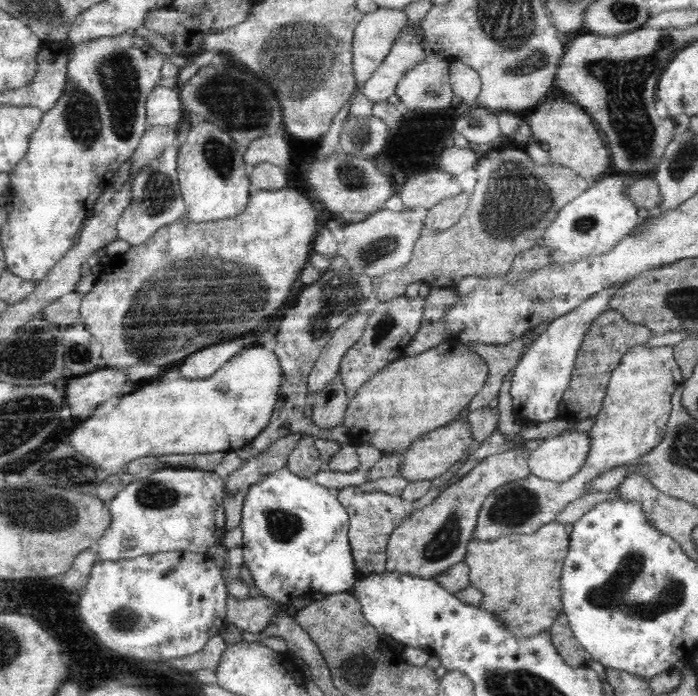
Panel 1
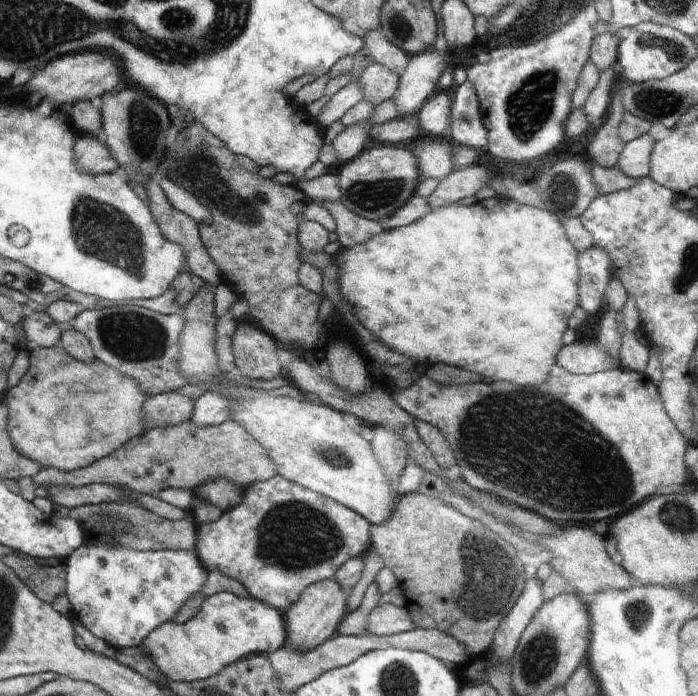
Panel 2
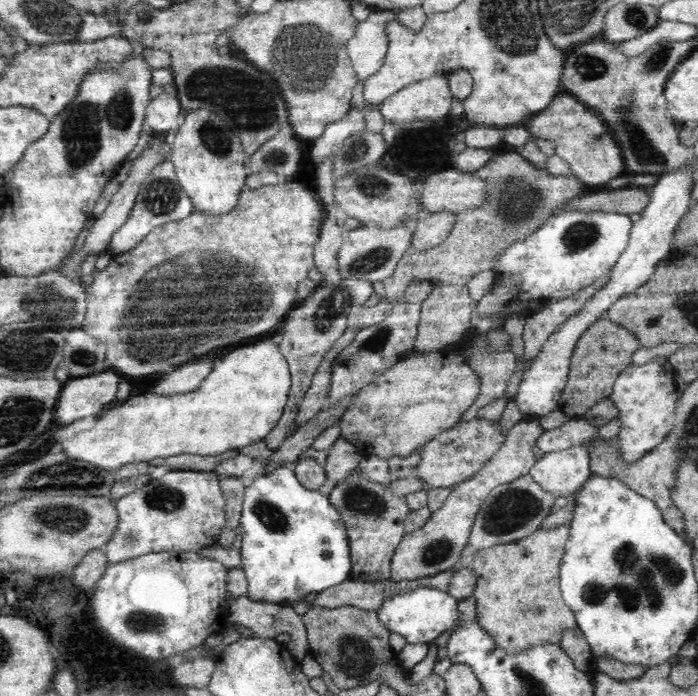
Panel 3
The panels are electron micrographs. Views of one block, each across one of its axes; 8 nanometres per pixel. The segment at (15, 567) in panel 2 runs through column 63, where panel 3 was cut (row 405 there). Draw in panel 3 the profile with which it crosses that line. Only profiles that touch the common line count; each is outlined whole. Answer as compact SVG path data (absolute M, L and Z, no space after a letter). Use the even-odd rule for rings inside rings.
M603 317L580 336L571 360L567 385L561 394L559 408L567 415L583 417L589 408L612 394L618 375L631 365L632 354L641 348L638 337L618 323Z

